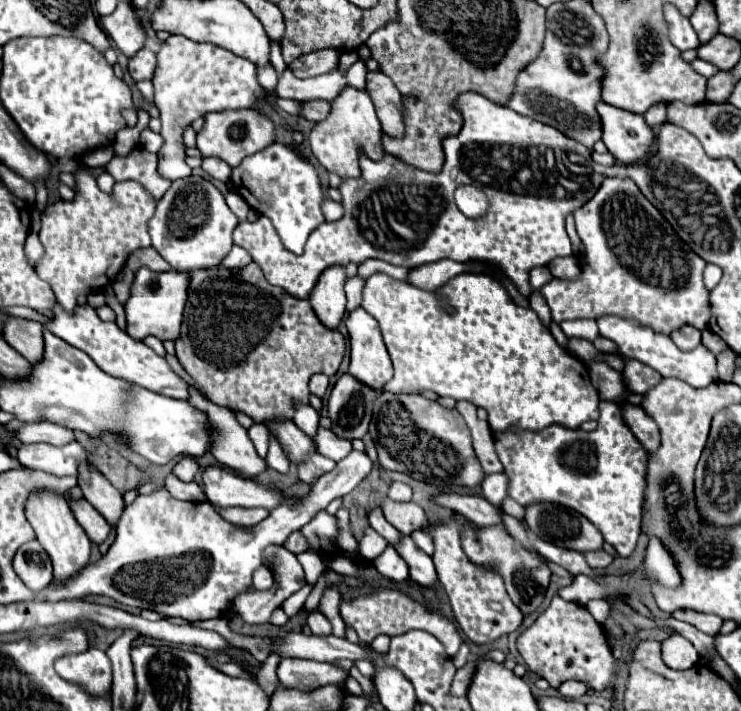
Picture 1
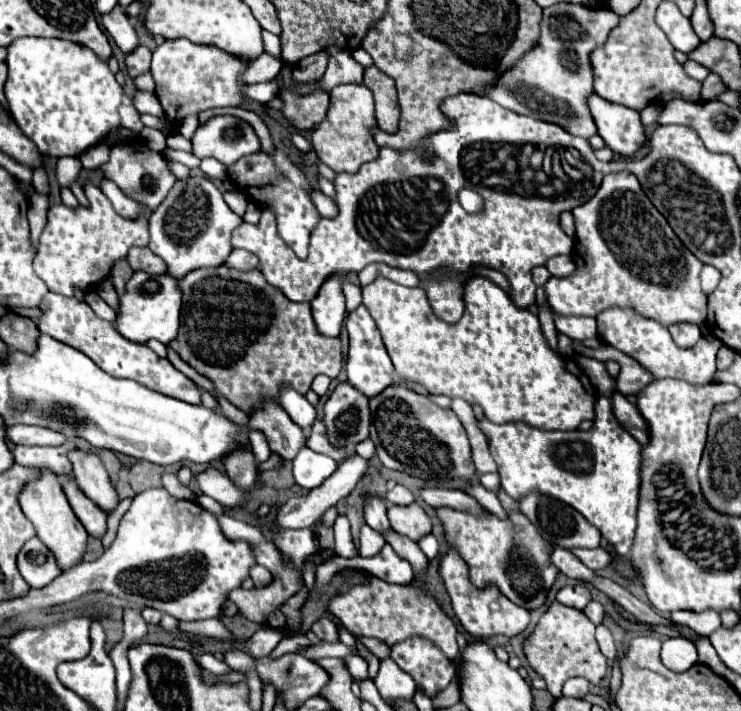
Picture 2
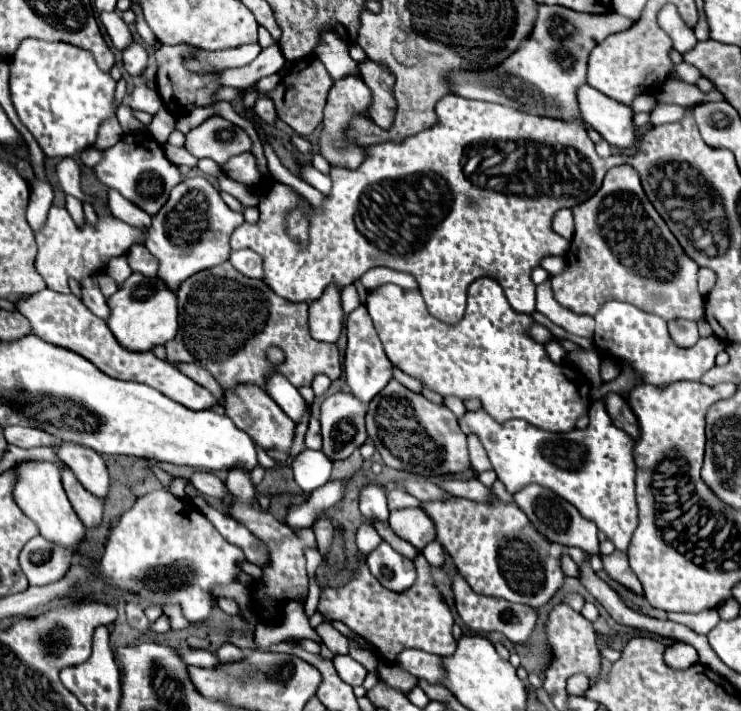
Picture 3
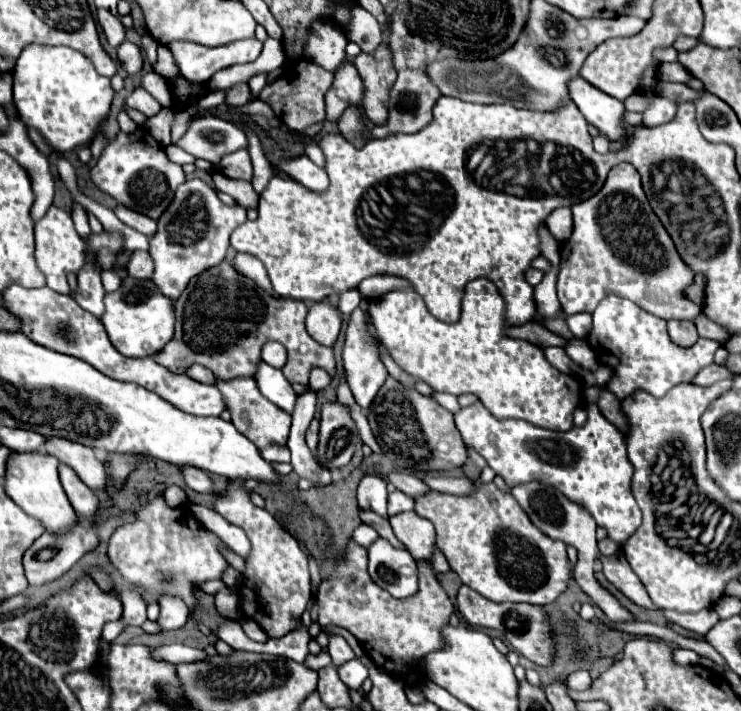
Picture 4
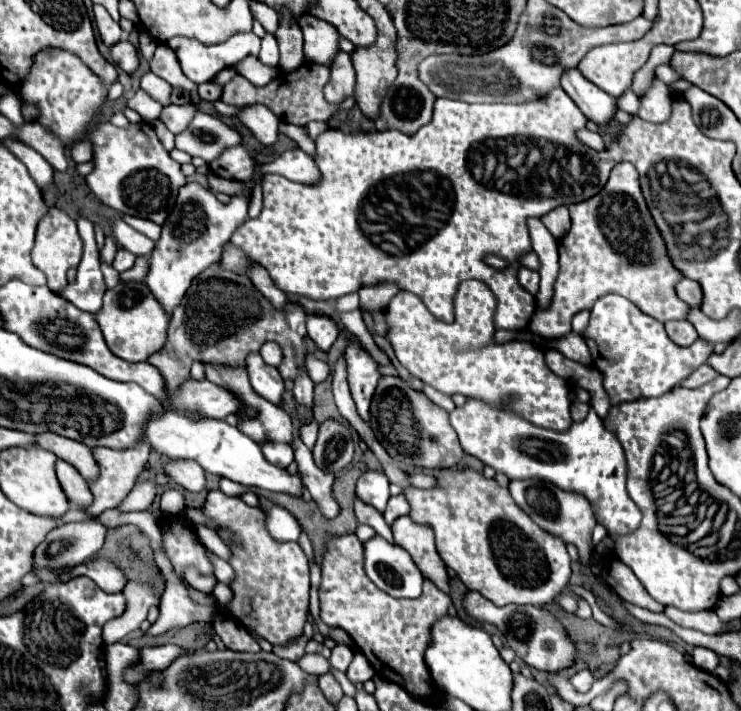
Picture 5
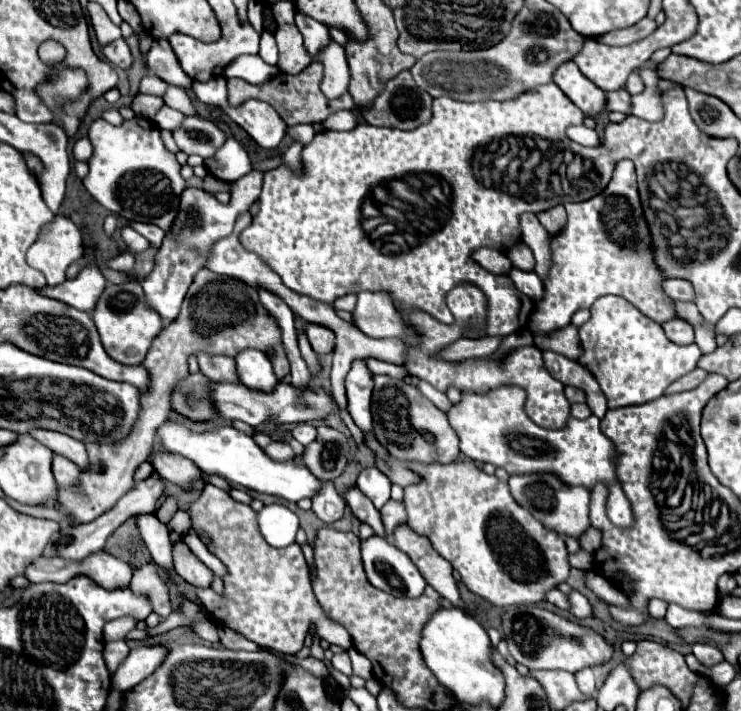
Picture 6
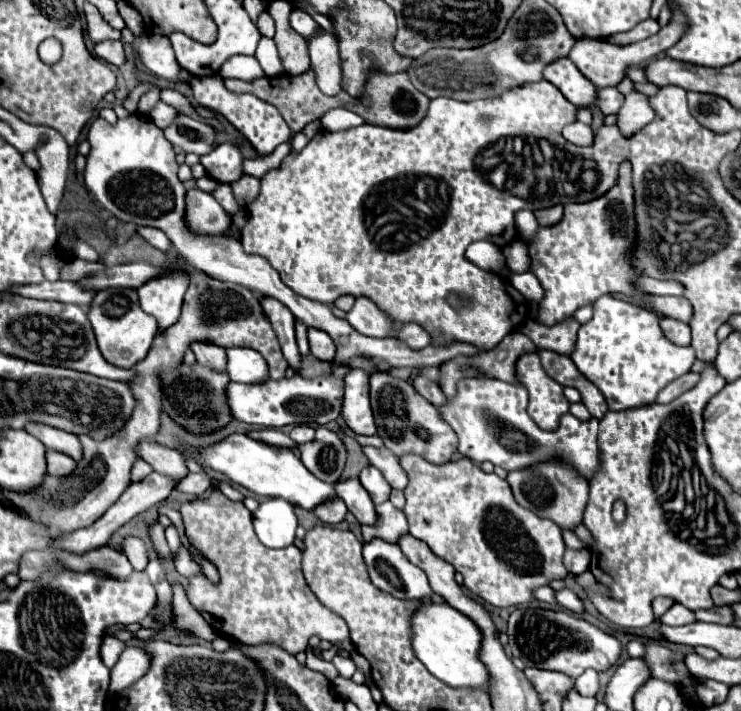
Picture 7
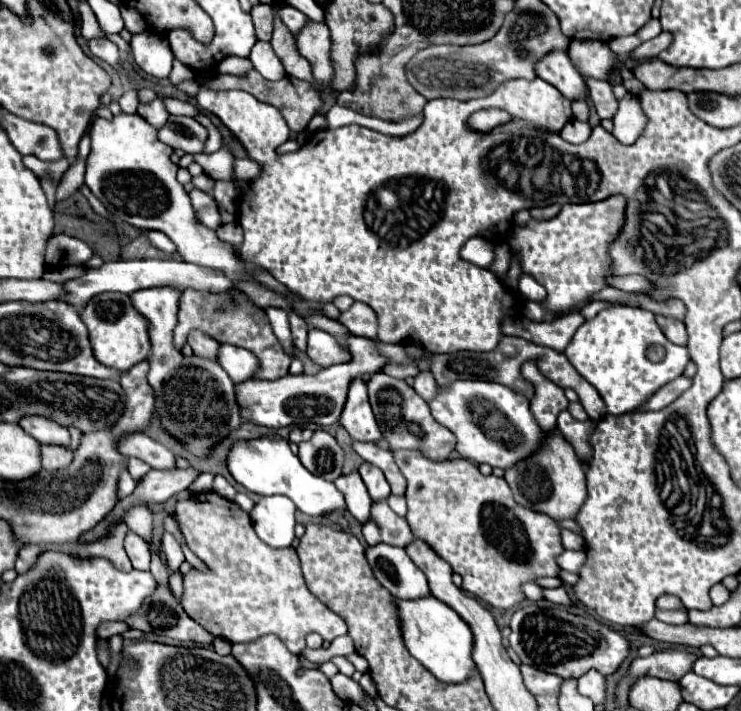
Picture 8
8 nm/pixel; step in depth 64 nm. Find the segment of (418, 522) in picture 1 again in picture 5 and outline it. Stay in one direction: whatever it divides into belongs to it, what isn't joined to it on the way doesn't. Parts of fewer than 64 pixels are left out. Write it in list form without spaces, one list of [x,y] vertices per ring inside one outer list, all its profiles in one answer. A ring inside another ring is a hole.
[[[402,516],[392,524],[392,532],[394,542],[408,550],[412,560],[420,566],[420,572],[434,580],[440,590],[448,592],[448,574],[434,546],[434,530],[430,530],[430,526],[416,524],[410,516]]]

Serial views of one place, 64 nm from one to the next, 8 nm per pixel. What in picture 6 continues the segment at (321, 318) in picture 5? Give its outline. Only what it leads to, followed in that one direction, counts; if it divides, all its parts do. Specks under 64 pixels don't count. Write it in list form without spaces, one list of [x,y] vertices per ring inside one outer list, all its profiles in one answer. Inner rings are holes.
[[[308,322],[306,336],[308,336],[316,354],[328,354],[334,350],[334,332],[326,330],[326,326],[318,326],[318,324]]]

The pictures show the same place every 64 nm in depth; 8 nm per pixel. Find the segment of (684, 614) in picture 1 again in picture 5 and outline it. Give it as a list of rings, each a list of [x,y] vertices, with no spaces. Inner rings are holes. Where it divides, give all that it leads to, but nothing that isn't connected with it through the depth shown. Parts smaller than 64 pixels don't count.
[[[666,608],[664,614],[674,620],[676,624],[684,628],[694,628],[704,634],[716,634],[720,630],[720,618],[714,610],[702,610],[702,612],[682,612],[678,608]]]

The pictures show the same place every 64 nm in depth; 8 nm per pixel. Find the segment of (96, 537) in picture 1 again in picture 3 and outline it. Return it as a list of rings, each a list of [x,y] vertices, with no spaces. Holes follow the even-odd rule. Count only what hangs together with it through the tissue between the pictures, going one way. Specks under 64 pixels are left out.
[[[62,470],[62,486],[68,494],[68,500],[74,508],[74,512],[78,514],[78,518],[82,520],[82,524],[88,530],[96,530],[102,524],[102,516],[104,516],[104,504],[88,494],[82,484],[76,480],[76,476],[72,474],[72,470]]]

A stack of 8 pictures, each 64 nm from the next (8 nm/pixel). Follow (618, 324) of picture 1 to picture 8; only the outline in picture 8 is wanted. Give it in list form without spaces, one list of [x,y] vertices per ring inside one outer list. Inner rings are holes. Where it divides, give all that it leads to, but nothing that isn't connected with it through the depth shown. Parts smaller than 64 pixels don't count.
[[[608,306],[604,310],[600,310],[592,320],[586,320],[574,334],[570,346],[564,350],[566,358],[572,362],[572,366],[600,392],[608,414],[626,414],[626,412],[634,412],[636,408],[640,408],[646,400],[650,400],[654,396],[654,392],[658,388],[662,388],[664,384],[668,384],[670,380],[678,378],[684,374],[686,364],[690,362],[690,354],[686,350],[686,346],[676,346],[672,344],[662,330],[656,324],[656,316],[652,312],[640,310],[640,308],[632,308],[632,306]],[[650,346],[662,346],[666,350],[666,356],[662,362],[652,362],[648,360],[646,352]]]

